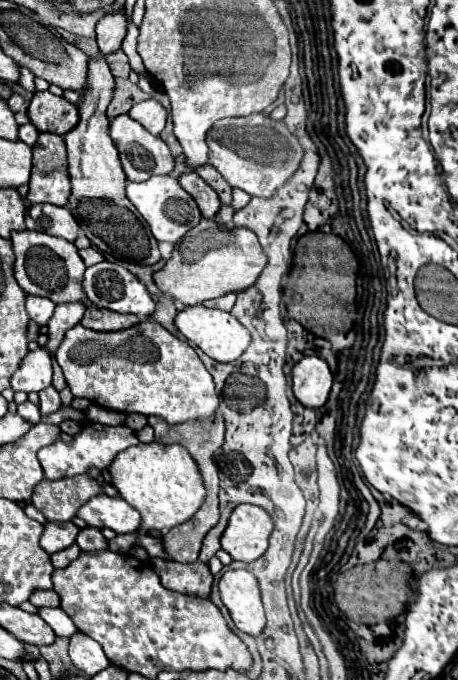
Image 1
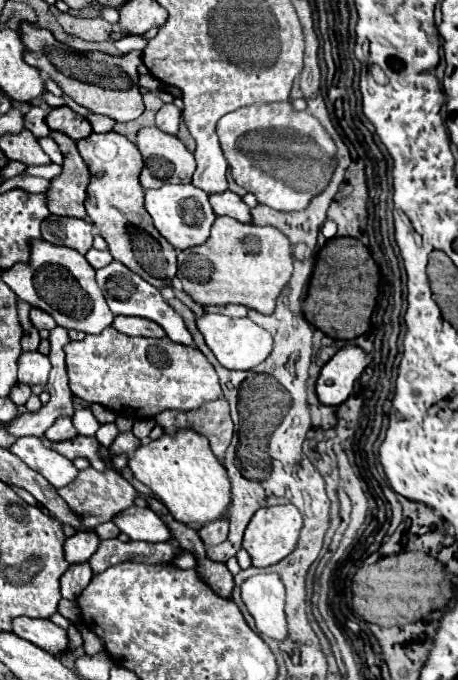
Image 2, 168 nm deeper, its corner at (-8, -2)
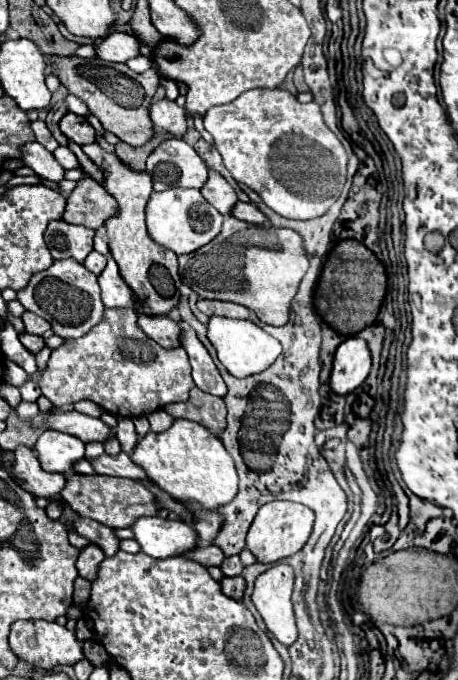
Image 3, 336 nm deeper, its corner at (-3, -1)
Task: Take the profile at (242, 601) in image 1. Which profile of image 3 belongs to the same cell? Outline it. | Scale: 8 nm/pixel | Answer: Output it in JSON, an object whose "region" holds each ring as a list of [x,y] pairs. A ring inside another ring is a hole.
{"region":[[[275,565],[255,579],[251,595],[251,601],[263,617],[267,629],[287,647],[297,639],[291,591],[293,569],[289,565]]]}

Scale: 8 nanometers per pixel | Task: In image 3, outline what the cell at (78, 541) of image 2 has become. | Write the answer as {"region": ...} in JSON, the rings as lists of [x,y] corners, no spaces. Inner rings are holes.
{"region":[[[87,545],[81,549],[79,557],[77,557],[77,569],[79,569],[79,575],[93,581],[95,575],[97,575],[97,567],[99,563],[105,559],[105,553],[97,547],[97,545]]]}

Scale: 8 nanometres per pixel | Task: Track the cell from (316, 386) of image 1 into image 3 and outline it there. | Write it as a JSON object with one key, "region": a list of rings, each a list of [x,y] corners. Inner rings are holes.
{"region":[[[347,337],[335,351],[329,387],[335,395],[347,395],[357,389],[371,369],[371,355],[361,337]]]}

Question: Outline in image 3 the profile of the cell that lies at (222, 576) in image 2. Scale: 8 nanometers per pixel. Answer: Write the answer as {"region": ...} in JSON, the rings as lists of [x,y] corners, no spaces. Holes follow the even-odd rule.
{"region":[[[223,577],[219,581],[219,585],[221,585],[221,591],[227,597],[233,597],[233,599],[241,599],[243,597],[243,591],[245,591],[243,577]]]}

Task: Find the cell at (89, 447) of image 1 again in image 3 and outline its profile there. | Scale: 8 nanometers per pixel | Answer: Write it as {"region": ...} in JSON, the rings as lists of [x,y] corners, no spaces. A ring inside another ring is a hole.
{"region":[[[19,445],[15,449],[13,471],[19,477],[21,487],[35,497],[55,497],[65,485],[65,477],[61,473],[47,473],[39,465],[35,451],[27,445]]]}

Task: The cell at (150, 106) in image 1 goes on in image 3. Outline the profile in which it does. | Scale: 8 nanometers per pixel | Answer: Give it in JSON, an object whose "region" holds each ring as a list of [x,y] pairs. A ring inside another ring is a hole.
{"region":[[[161,99],[161,101],[153,103],[149,109],[149,117],[151,117],[153,127],[157,131],[167,131],[175,137],[183,135],[187,129],[185,109],[179,107],[175,101],[169,101],[169,99]]]}

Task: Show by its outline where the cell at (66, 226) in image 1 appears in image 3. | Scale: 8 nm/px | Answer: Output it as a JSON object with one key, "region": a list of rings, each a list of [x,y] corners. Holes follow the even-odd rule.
{"region":[[[49,221],[45,241],[53,259],[73,257],[79,263],[93,251],[93,229],[83,225],[71,225],[65,221]]]}

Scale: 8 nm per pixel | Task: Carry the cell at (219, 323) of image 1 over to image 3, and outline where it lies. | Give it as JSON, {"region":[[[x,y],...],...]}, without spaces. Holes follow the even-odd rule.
{"region":[[[211,317],[207,323],[207,337],[213,343],[219,361],[225,365],[225,369],[233,377],[249,377],[255,373],[261,373],[267,369],[281,353],[281,345],[275,337],[265,333],[259,325],[253,321],[237,321],[237,319],[223,319],[223,317]]]}

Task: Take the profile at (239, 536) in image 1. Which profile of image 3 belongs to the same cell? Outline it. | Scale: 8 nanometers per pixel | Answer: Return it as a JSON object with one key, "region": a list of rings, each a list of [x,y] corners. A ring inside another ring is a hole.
{"region":[[[271,501],[263,505],[255,515],[247,533],[247,549],[255,555],[259,563],[277,563],[279,559],[285,559],[301,551],[301,547],[309,539],[313,519],[315,519],[313,511],[305,505],[291,503],[291,501]]]}

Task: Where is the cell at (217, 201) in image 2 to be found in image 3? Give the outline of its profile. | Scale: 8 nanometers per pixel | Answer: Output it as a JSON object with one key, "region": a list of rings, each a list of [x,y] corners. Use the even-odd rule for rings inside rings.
{"region":[[[237,201],[235,203],[235,209],[231,211],[231,215],[235,215],[241,221],[253,223],[253,225],[263,225],[267,221],[265,215],[253,203],[243,203],[243,201]]]}

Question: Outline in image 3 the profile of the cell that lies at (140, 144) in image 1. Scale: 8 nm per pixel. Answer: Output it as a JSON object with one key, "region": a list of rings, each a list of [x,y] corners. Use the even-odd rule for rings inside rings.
{"region":[[[165,139],[147,157],[147,173],[153,179],[153,189],[169,187],[201,189],[207,181],[207,165],[197,151],[183,139]]]}

